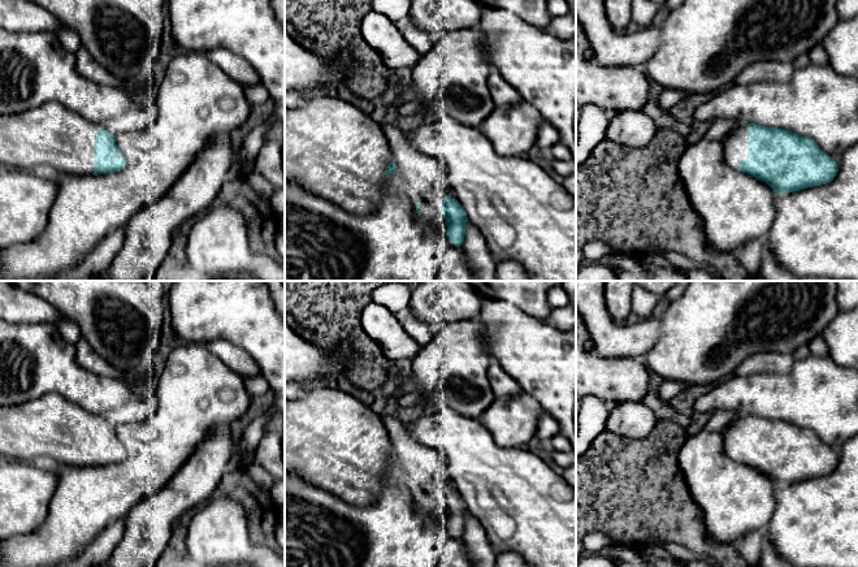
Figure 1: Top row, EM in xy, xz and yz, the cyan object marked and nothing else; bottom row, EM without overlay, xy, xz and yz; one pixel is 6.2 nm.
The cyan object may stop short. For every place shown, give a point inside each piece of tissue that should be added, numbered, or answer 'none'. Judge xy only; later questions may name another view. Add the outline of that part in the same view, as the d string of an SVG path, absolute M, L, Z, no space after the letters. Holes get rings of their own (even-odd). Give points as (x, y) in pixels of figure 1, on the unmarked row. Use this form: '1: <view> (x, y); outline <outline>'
1: xy (50, 424); outline M60 394L0 406L0 455L30 463L42 454L64 466L94 466L95 425L100 415Z

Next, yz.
1: yz (736, 432); outline M748 416L737 417L724 429L724 450L734 462L738 462L740 453L748 450Z

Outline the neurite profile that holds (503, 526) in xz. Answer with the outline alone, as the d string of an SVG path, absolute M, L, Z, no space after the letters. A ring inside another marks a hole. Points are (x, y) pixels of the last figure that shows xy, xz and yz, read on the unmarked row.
M443 402L437 403L433 414L404 425L417 443L443 455L458 493L484 525L495 554L519 553L529 567L576 567L576 492L543 459L523 447L498 445L480 420L463 416Z

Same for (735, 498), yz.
M723 430L688 436L679 453L679 463L710 538L736 545L748 532L766 529L775 511L777 485L766 473L732 460L724 450Z

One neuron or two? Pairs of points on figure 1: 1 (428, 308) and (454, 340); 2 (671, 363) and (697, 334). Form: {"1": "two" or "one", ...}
{"1": "two", "2": "one"}

